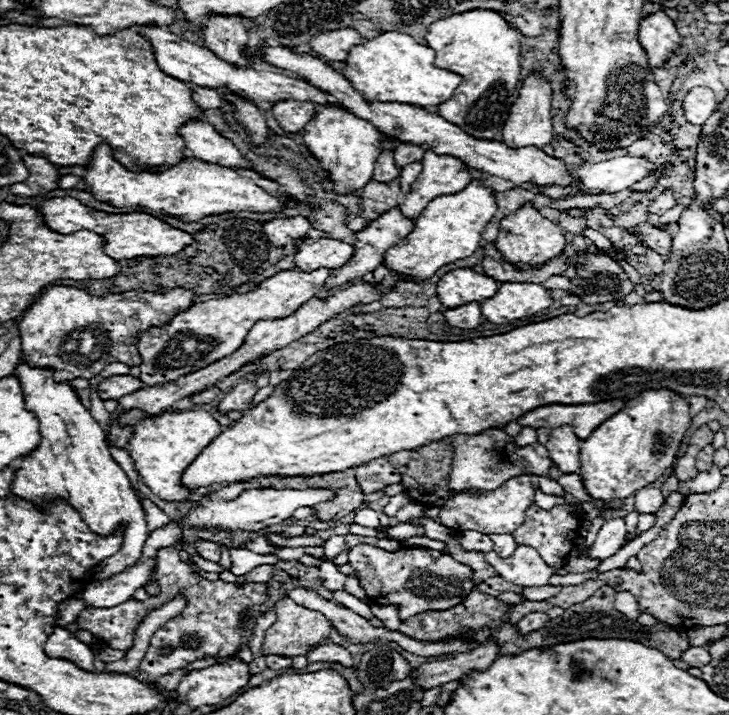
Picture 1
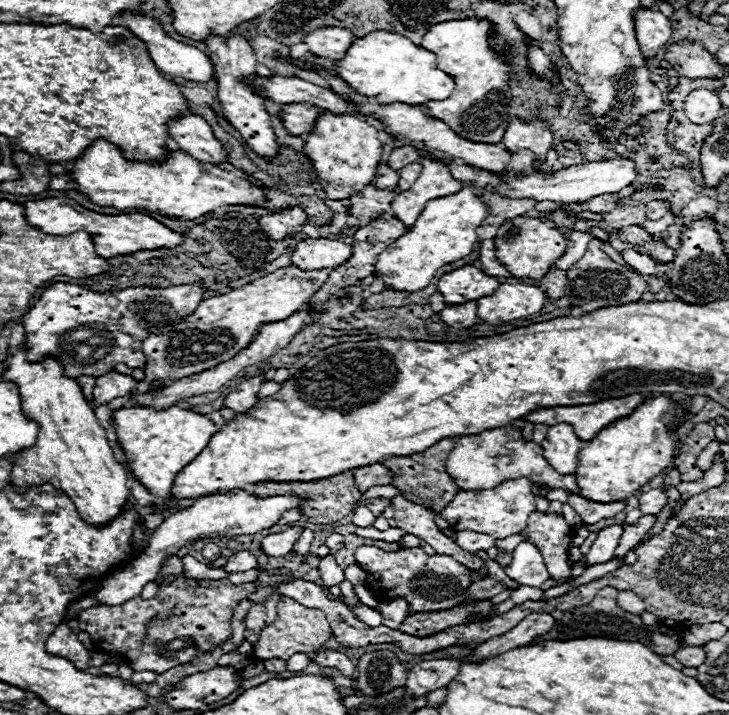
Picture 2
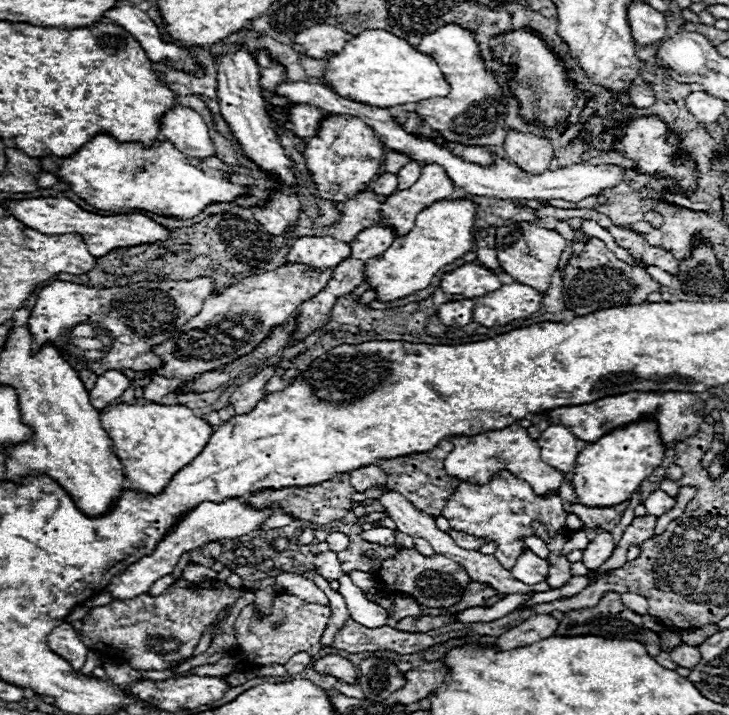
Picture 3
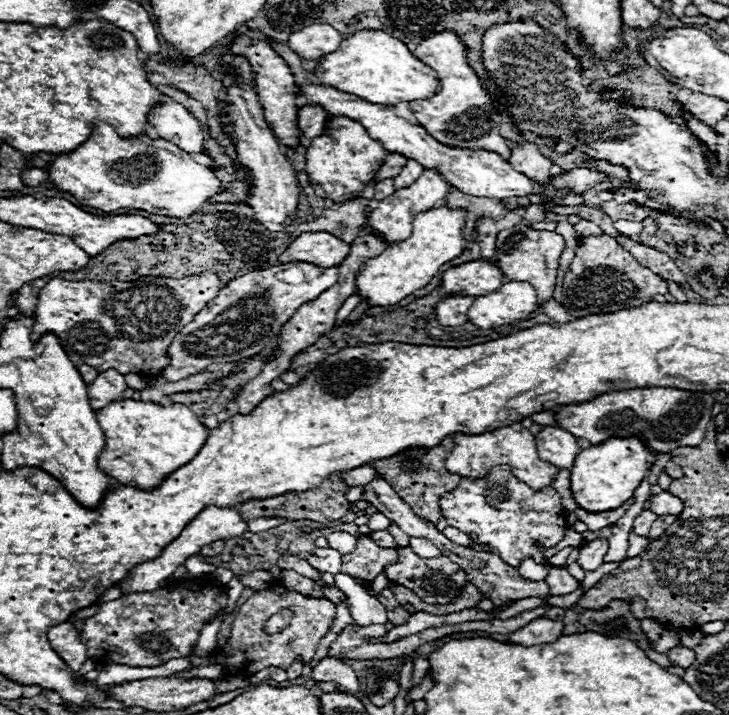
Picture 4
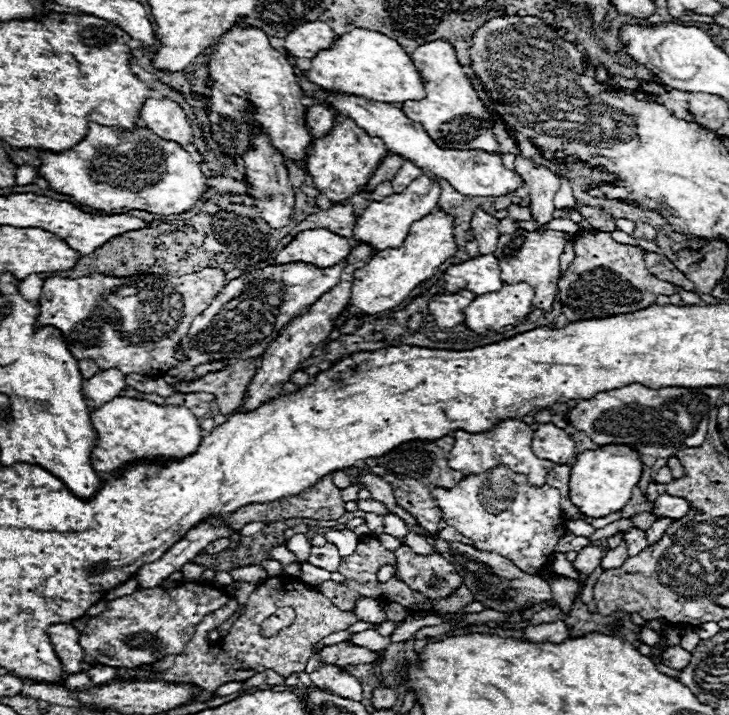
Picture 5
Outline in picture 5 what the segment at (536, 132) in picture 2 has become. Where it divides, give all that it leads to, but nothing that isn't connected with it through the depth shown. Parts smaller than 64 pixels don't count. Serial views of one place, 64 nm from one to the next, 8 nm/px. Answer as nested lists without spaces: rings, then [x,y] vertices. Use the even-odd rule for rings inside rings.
[[[522,156],[516,158],[516,172],[526,182],[526,190],[530,196],[530,214],[538,224],[538,230],[542,230],[554,218],[554,196],[560,188],[560,178],[554,176],[548,168],[534,166]]]

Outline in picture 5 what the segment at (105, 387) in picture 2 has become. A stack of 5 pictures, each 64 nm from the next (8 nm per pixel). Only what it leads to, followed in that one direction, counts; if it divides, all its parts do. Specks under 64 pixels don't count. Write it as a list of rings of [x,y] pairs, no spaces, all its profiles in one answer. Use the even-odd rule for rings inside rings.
[[[116,368],[98,370],[92,378],[82,382],[82,392],[84,392],[84,398],[86,398],[86,406],[100,408],[102,404],[120,396],[124,386],[126,386],[124,376]]]

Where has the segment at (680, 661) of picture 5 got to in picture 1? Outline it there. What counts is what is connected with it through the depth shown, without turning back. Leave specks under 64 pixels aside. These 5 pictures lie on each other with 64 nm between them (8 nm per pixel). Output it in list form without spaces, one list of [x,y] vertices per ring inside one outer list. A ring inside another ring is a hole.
[[[690,646],[682,652],[680,660],[686,662],[688,666],[692,666],[692,668],[702,668],[704,664],[710,662],[710,652],[704,646]]]

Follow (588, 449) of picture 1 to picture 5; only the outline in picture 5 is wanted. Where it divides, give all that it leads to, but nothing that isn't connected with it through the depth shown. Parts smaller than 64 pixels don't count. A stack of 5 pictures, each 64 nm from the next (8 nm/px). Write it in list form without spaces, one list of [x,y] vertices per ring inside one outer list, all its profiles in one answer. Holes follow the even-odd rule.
[[[608,444],[602,450],[586,450],[576,456],[570,472],[570,502],[588,518],[604,518],[628,504],[632,486],[638,484],[642,474],[642,458],[628,446]]]

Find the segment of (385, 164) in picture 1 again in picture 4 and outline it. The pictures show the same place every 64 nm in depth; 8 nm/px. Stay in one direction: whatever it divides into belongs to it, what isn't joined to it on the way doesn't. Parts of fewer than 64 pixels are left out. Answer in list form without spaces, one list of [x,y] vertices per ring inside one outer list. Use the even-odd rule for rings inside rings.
[[[390,178],[380,180],[374,184],[374,200],[382,200],[388,198],[390,194],[394,194],[394,182]]]

